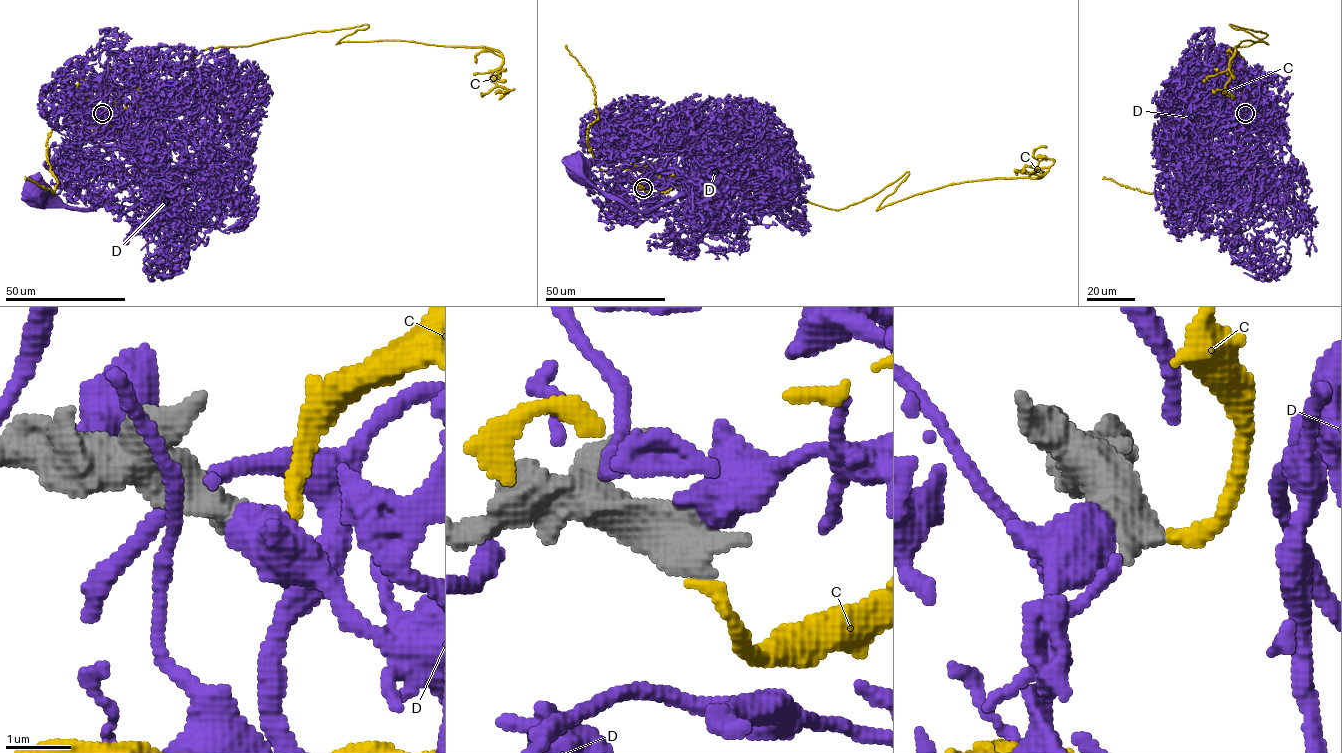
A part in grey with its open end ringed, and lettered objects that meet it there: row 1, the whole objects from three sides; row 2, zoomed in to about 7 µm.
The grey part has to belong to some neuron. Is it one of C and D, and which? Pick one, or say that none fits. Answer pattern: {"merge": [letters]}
{"merge": ["C"]}

